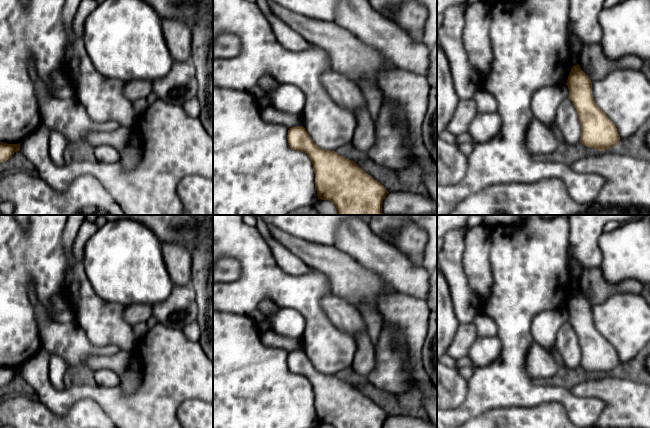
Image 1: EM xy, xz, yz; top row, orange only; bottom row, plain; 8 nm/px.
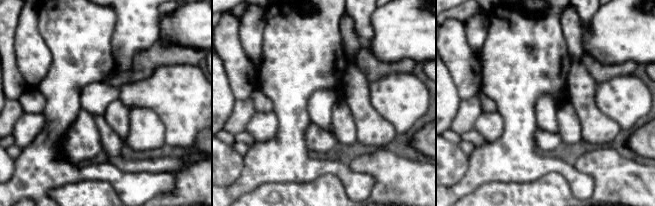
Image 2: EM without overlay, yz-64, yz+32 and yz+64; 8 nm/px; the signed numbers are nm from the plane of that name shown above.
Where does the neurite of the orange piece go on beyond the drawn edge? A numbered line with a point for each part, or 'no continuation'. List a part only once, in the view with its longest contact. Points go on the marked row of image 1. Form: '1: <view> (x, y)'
no continuation

